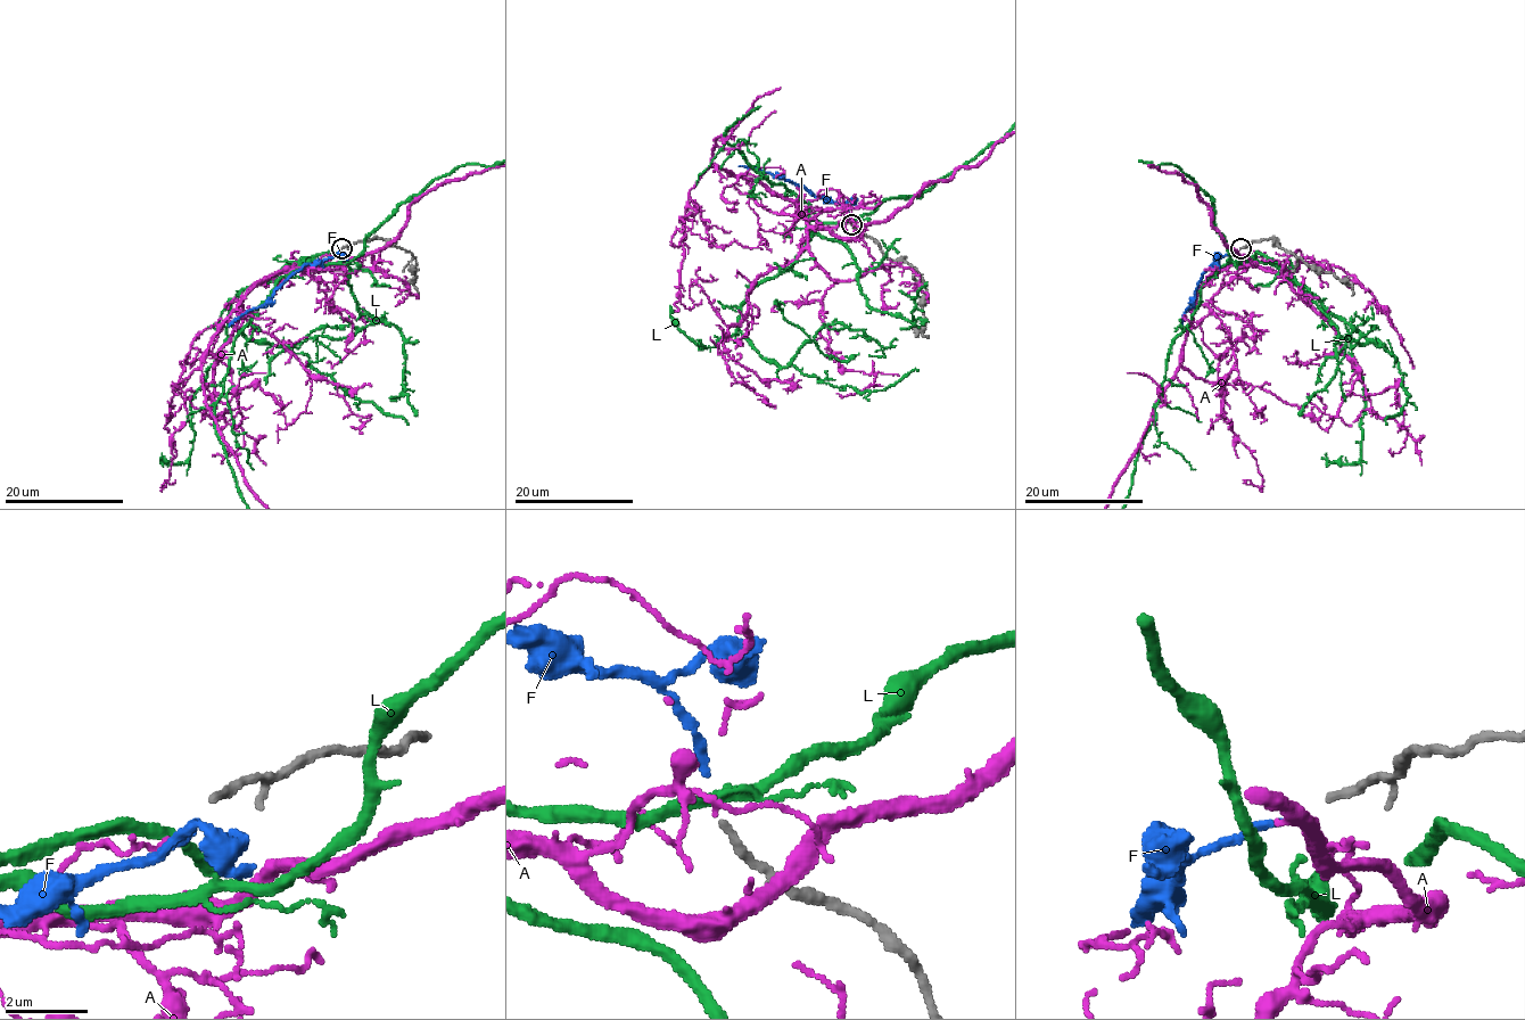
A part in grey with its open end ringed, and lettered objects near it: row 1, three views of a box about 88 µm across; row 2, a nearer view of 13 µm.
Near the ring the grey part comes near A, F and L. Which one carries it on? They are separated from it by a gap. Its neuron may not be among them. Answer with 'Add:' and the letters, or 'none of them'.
Add: F

